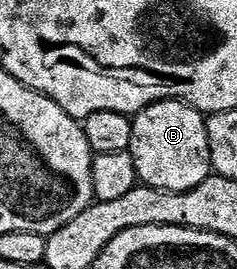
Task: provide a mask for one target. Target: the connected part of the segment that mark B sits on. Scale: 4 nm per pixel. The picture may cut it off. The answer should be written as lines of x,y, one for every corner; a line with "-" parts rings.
177,100
154,102
133,115
132,144
128,153
136,164
136,176
139,183
143,186
151,186
153,190
183,194
200,184
204,184
204,180
212,177
206,119
207,115
197,110
195,106
189,106
186,102

